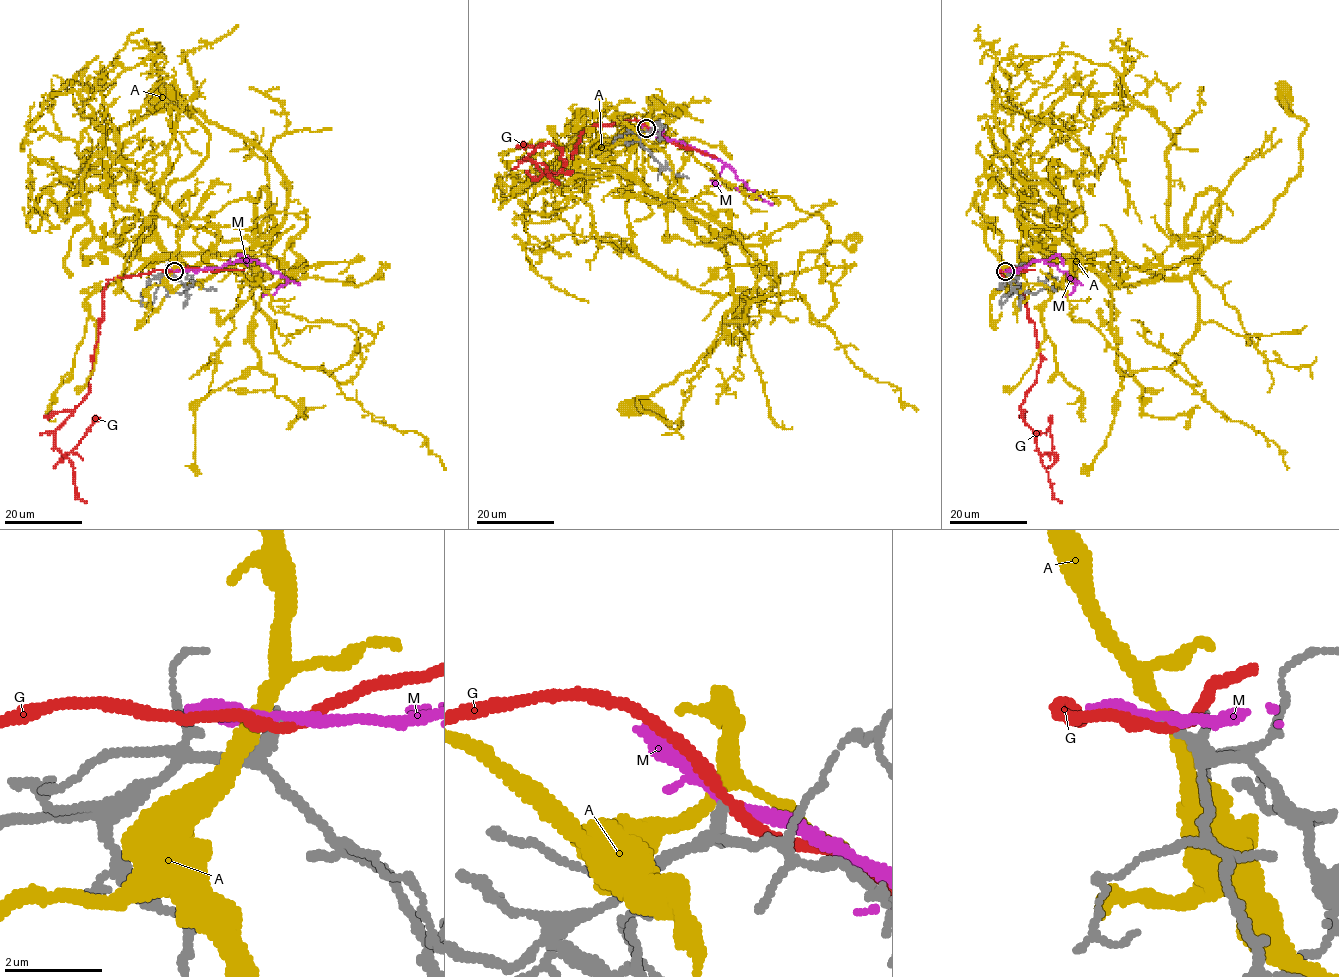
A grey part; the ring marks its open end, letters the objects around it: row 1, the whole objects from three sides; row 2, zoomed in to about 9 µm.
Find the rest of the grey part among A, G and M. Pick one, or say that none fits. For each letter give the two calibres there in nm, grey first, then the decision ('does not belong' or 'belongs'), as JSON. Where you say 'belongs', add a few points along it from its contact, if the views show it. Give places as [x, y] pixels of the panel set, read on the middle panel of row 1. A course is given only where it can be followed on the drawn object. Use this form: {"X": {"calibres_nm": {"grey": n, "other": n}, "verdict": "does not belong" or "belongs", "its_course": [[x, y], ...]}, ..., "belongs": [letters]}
{"A": {"calibres_nm": {"grey": 200, "other": 300}, "verdict": "does not belong"}, "G": {"calibres_nm": {"grey": 200, "other": 240}, "verdict": "belongs", "its_course": [[646, 128], [635, 119], [589, 125], [566, 162], [560, 148], [541, 144], [527, 158], [542, 163], [559, 183]]}, "M": {"calibres_nm": {"grey": 170, "other": 180}, "verdict": "does not belong"}, "belongs": ["G"]}

